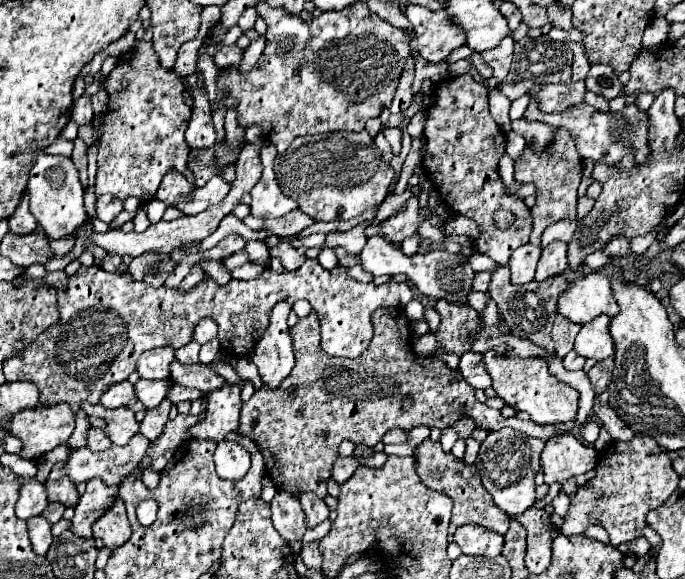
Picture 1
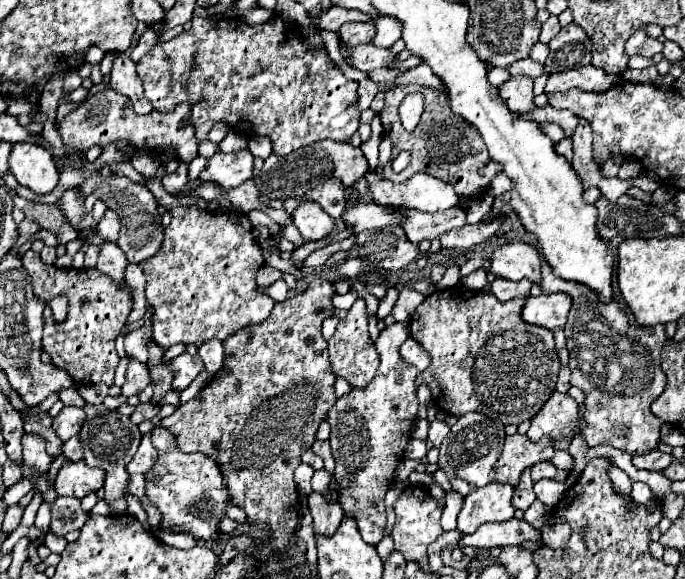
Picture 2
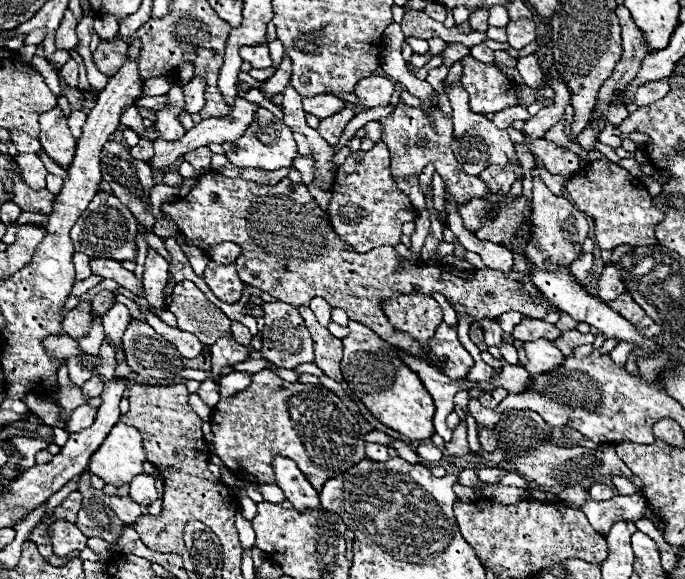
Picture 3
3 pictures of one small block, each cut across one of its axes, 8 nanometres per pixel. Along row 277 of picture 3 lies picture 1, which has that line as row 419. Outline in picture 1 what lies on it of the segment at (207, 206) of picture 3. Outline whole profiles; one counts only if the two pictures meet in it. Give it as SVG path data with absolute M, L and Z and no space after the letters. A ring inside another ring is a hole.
M378 308L372 314L374 324L374 338L370 346L360 354L356 360L350 358L334 358L328 356L320 348L320 326L316 312L310 312L308 316L300 318L296 326L290 328L292 348L296 354L296 366L284 382L276 390L262 386L254 392L254 396L244 402L240 410L240 426L238 432L252 438L264 456L266 474L274 482L278 490L286 490L292 496L300 496L304 492L312 492L318 498L326 498L326 480L330 478L332 462L338 456L338 446L342 440L350 440L354 444L378 444L382 440L382 434L386 434L392 428L412 430L414 426L428 426L428 428L448 428L458 418L470 416L478 428L484 430L500 430L504 426L512 426L528 436L536 436L540 440L546 440L558 432L568 432L574 428L574 422L566 424L550 424L550 426L538 426L532 420L520 420L520 418L504 418L500 410L492 410L486 404L480 404L474 398L474 388L468 386L468 382L462 378L458 370L446 368L446 364L436 358L428 356L422 358L412 352L410 348L410 322L402 308ZM412 396L414 404L408 412L400 410L402 398Z

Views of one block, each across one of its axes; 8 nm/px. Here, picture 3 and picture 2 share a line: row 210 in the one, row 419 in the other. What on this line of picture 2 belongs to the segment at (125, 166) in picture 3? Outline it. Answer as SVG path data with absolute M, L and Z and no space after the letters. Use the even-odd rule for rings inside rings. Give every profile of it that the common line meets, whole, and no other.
M146 402L146 404L138 404L136 406L136 412L132 414L132 422L134 424L140 424L144 420L152 420L156 414L158 414L158 406L154 406L152 402Z

